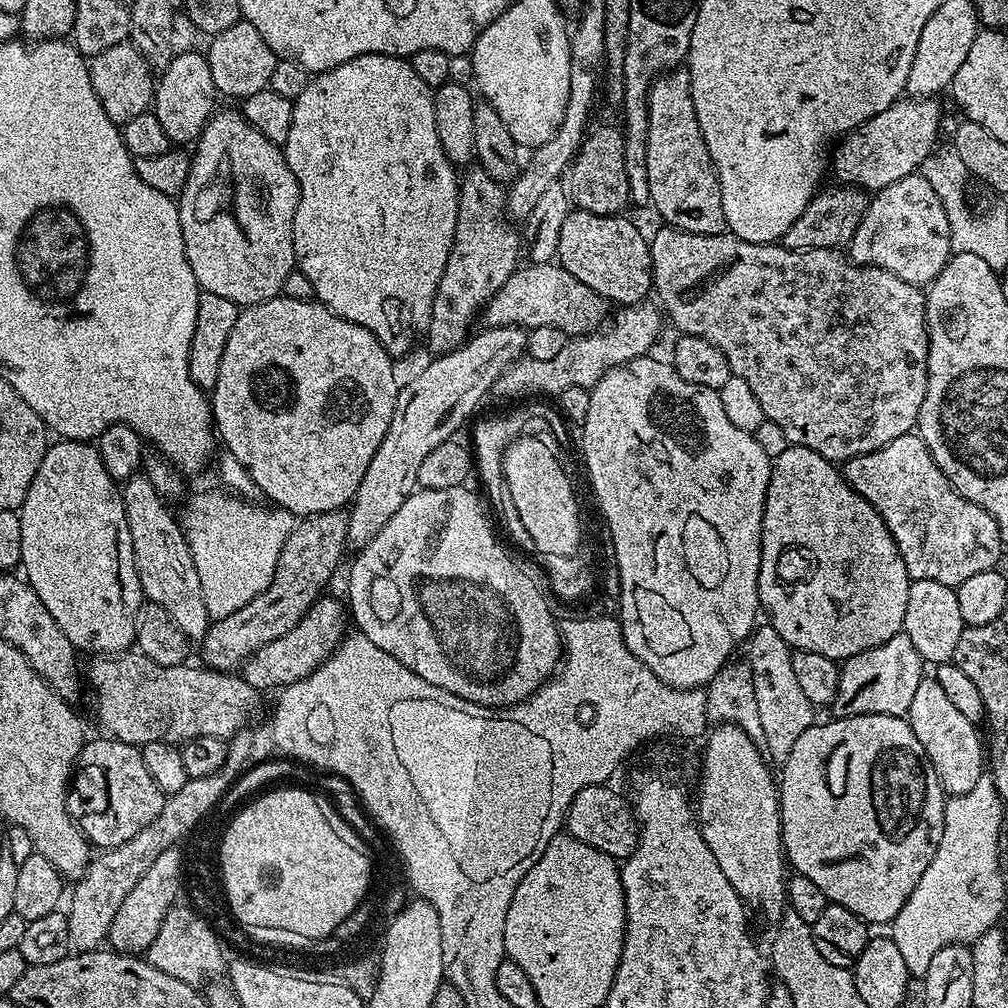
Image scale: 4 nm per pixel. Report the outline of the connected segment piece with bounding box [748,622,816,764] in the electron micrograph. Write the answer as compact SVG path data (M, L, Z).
M764 622L757 625L749 639L749 646L748 661L752 670L754 693L764 732L763 745L767 755L774 762L776 760L776 763L782 764L801 734L815 723L816 708L795 680L791 648L774 630L772 624Z

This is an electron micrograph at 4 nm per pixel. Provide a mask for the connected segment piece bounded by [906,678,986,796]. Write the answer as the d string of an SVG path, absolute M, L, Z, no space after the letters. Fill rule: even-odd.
M925 678L918 682L906 719L914 734L918 734L918 742L922 742L922 750L926 750L948 796L966 794L985 775L985 741L981 733L980 736L976 733L977 725L949 701L939 679Z

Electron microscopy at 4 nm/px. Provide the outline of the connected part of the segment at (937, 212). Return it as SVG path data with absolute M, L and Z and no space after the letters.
M915 172L875 193L869 199L866 214L862 214L862 222L858 222L858 230L854 230L852 242L847 245L846 252L853 264L860 264L863 268L890 270L898 278L916 287L930 284L953 252L949 218L930 182Z

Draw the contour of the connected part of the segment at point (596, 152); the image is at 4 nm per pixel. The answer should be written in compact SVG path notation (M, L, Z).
M619 127L589 131L566 173L570 200L581 212L618 216L630 204L630 186L626 182L624 133Z

